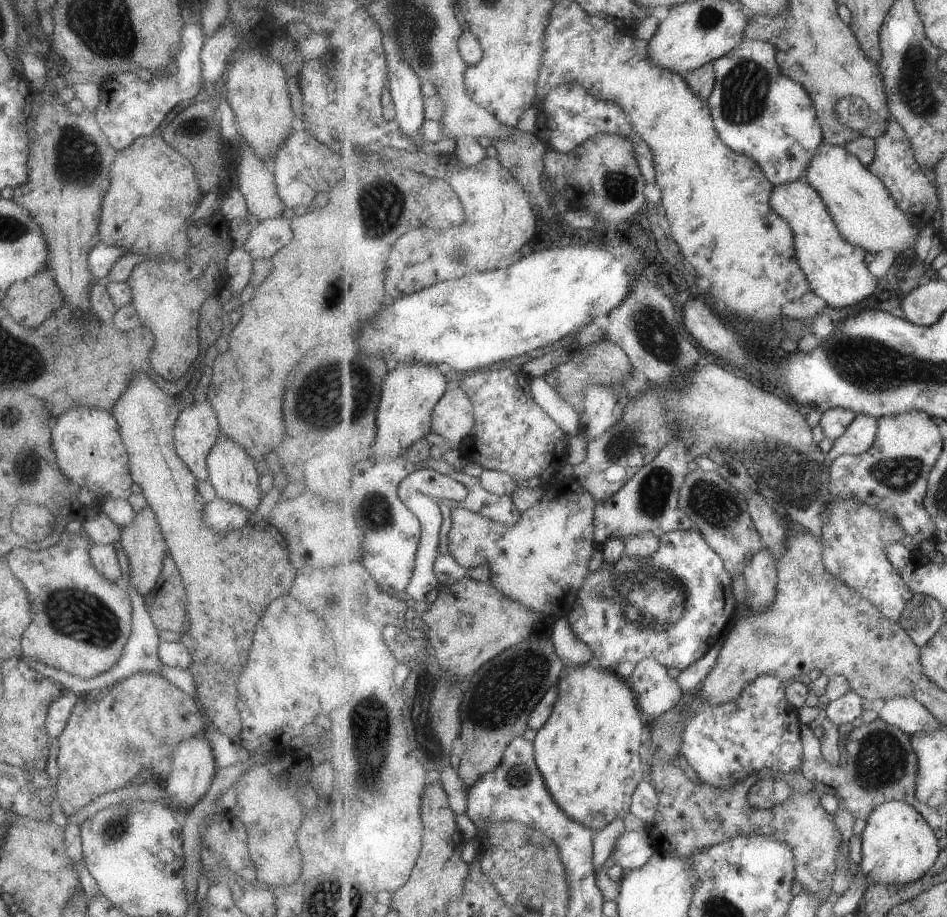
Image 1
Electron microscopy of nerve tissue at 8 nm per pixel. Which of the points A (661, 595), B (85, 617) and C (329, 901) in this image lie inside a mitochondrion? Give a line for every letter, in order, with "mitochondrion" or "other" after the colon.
A: mitochondrion
B: mitochondrion
C: mitochondrion

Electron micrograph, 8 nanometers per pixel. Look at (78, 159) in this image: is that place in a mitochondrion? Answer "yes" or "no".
yes

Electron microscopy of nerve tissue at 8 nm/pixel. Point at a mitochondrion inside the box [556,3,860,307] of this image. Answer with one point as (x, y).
(744, 96)

